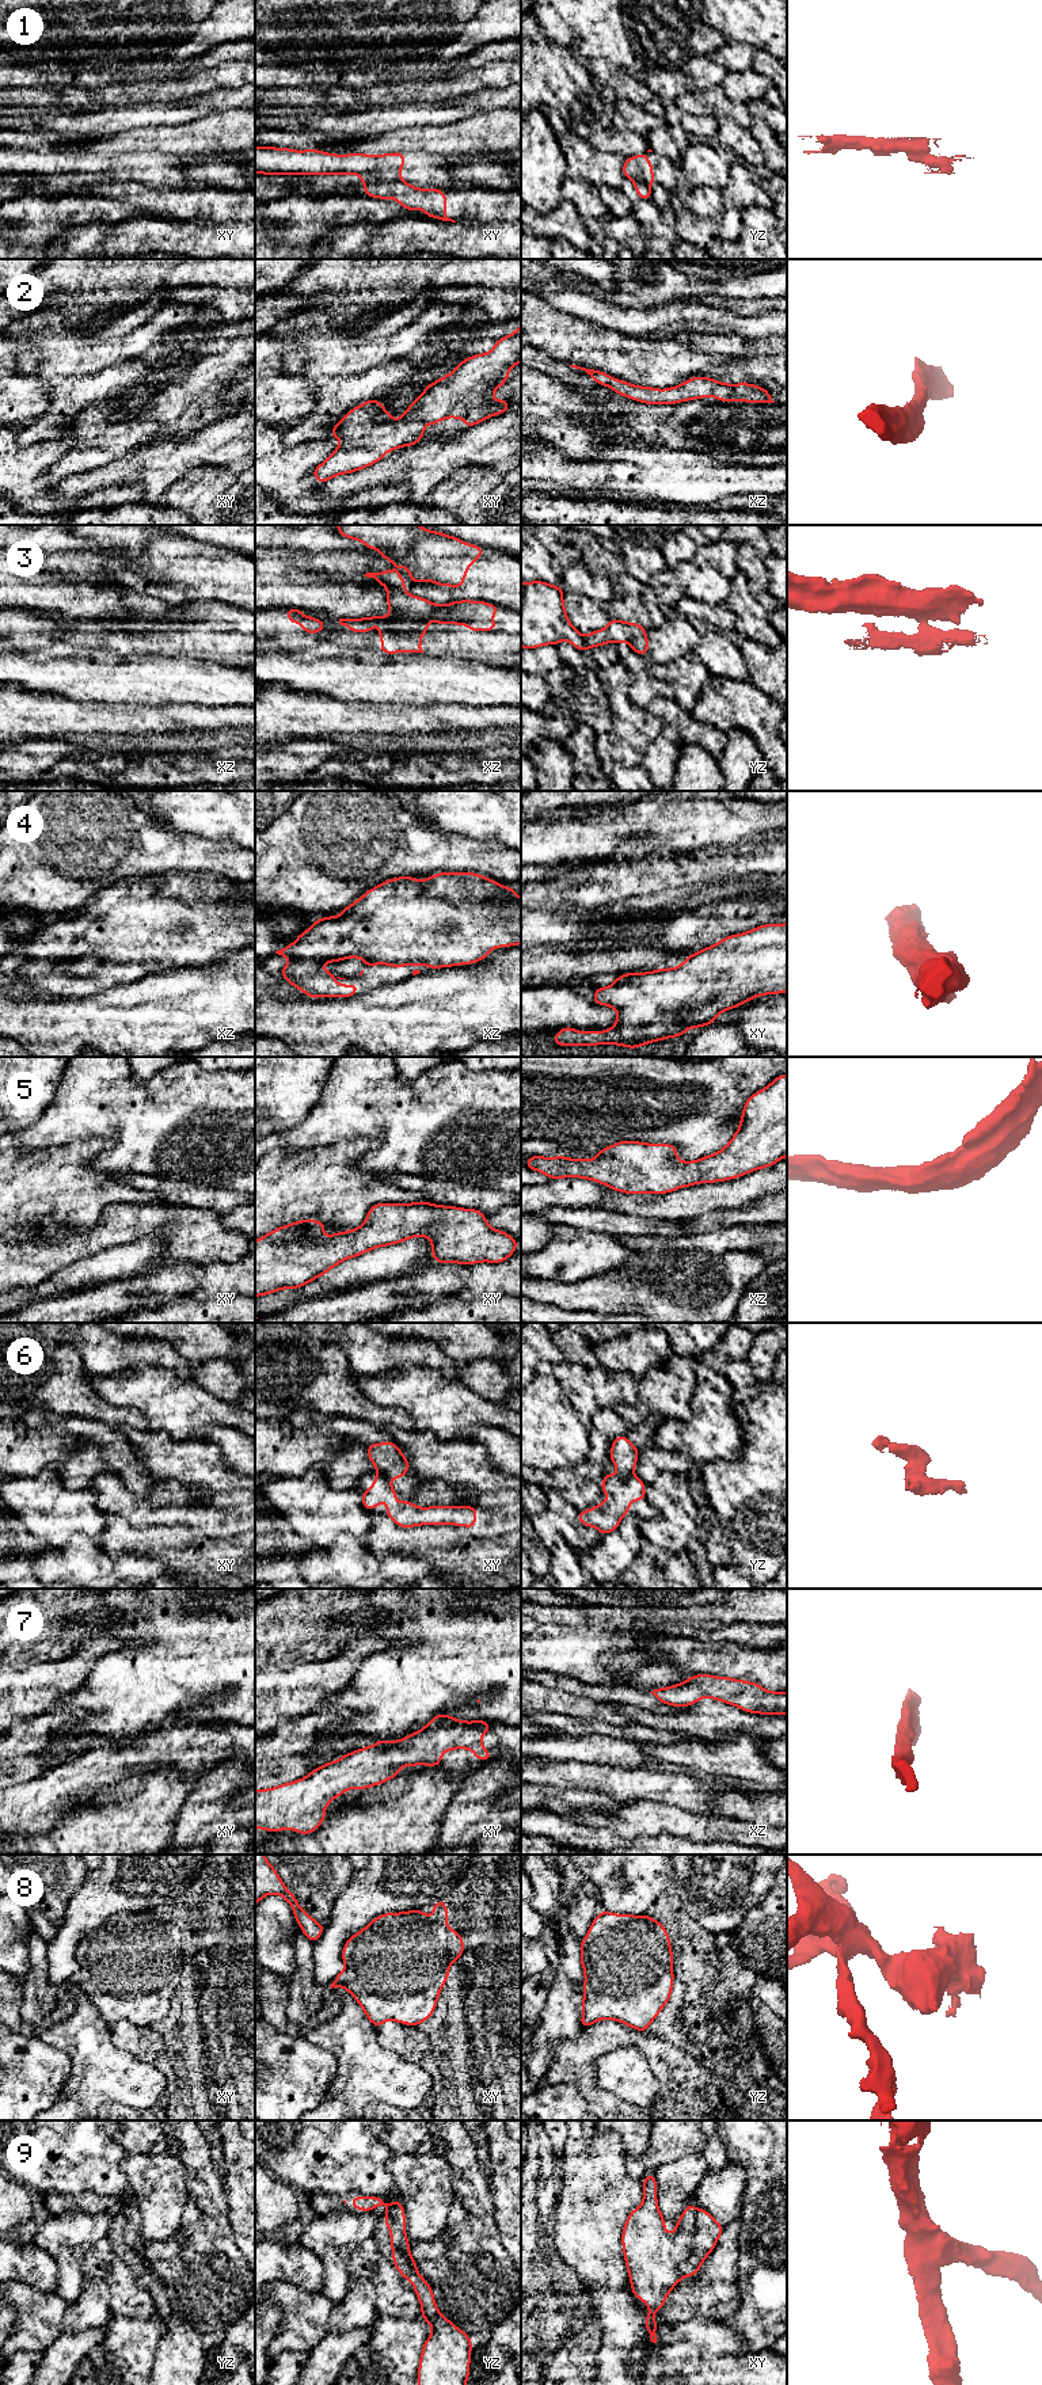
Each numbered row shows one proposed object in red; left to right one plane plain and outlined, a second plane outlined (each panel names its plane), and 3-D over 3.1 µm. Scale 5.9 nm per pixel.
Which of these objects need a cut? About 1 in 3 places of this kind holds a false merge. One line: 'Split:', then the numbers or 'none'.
Split: 1, 3, 6, 9

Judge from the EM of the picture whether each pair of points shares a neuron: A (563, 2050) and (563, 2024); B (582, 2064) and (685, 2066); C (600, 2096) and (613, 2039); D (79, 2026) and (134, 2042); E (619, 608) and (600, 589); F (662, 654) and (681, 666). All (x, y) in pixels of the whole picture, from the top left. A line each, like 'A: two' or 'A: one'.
A: two
B: one
C: one
D: two
E: two
F: two

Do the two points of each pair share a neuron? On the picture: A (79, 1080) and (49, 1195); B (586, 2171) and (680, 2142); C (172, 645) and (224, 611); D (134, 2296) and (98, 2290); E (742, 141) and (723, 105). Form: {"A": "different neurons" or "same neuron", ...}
{"A": "different neurons", "B": "different neurons", "C": "same neuron", "D": "different neurons", "E": "different neurons"}

